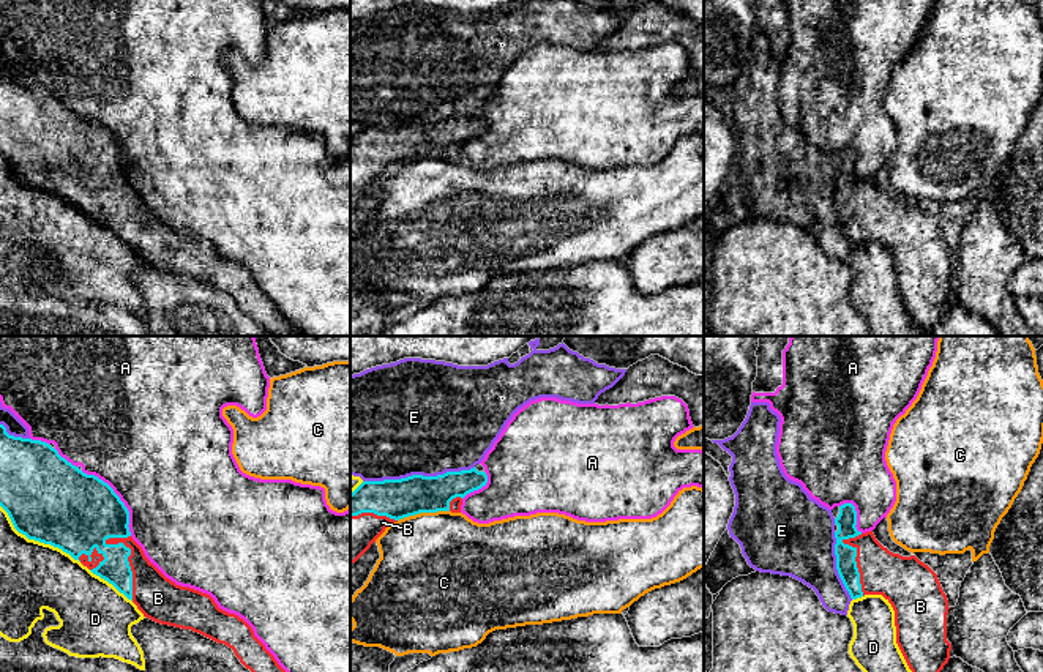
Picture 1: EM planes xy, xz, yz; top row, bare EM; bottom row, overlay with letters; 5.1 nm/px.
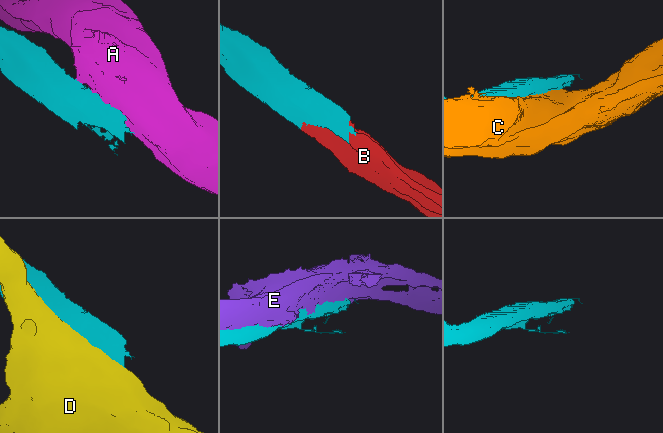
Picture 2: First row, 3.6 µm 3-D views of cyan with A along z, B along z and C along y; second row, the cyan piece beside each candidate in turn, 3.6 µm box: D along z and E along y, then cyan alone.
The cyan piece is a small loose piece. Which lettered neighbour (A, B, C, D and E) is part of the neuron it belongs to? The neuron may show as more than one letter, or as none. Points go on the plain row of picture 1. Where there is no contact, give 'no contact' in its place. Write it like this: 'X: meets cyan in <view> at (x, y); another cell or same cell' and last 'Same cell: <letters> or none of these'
A: meets cyan in xy at (119, 144); another cell
B: meets cyan in xy at (127, 207); same cell
C: meets cyan in xz at (423, 158); another cell
D: meets cyan in xy at (37, 186); another cell
E: meets cyan in xz at (418, 122); another cell
Same cell: B

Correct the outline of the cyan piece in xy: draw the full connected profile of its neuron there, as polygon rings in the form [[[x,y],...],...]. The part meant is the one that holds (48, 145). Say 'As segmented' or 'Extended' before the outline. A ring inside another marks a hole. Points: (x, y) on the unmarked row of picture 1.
Extended. [[[0,71],[0,153],[19,180],[58,194],[79,207],[131,246],[144,263],[161,271],[191,276],[227,292],[240,309],[271,336],[298,336],[243,265],[219,256],[210,241],[177,232],[145,203],[131,183],[128,155],[107,129],[84,120],[46,88],[9,82],[3,71]]]

